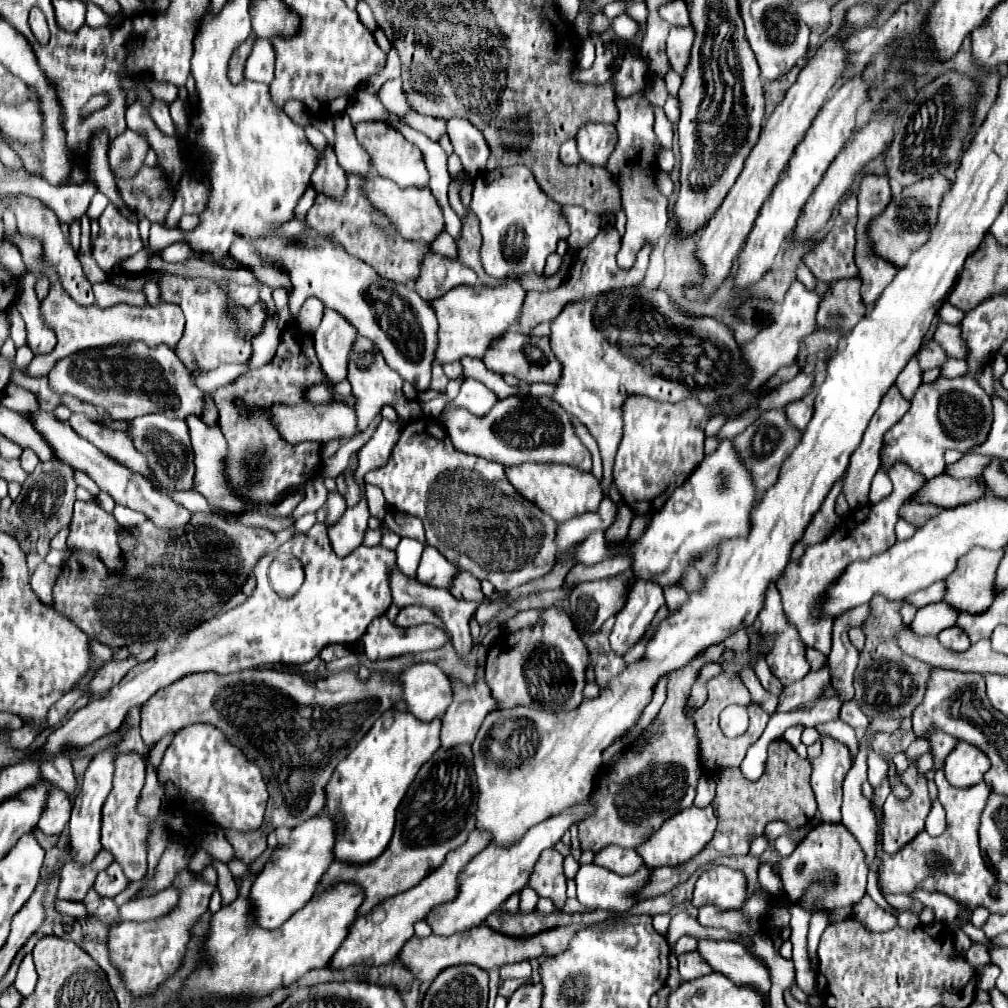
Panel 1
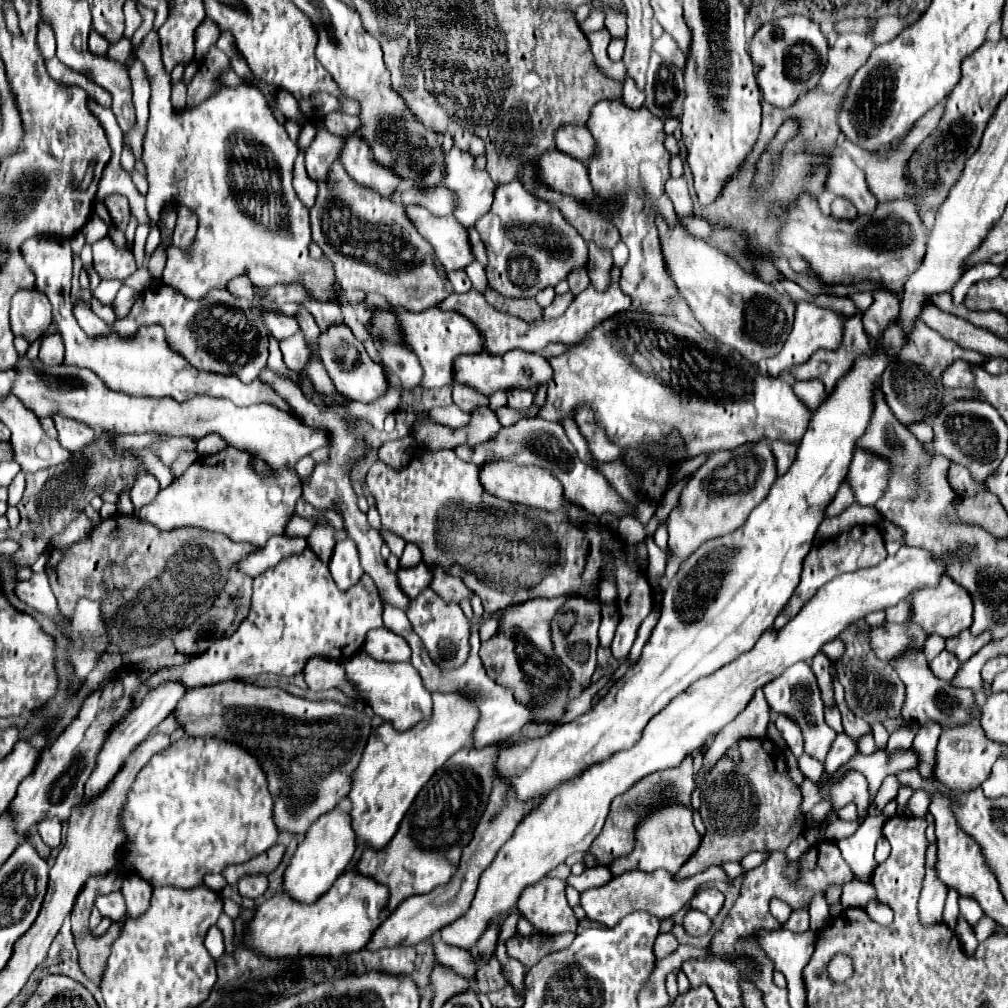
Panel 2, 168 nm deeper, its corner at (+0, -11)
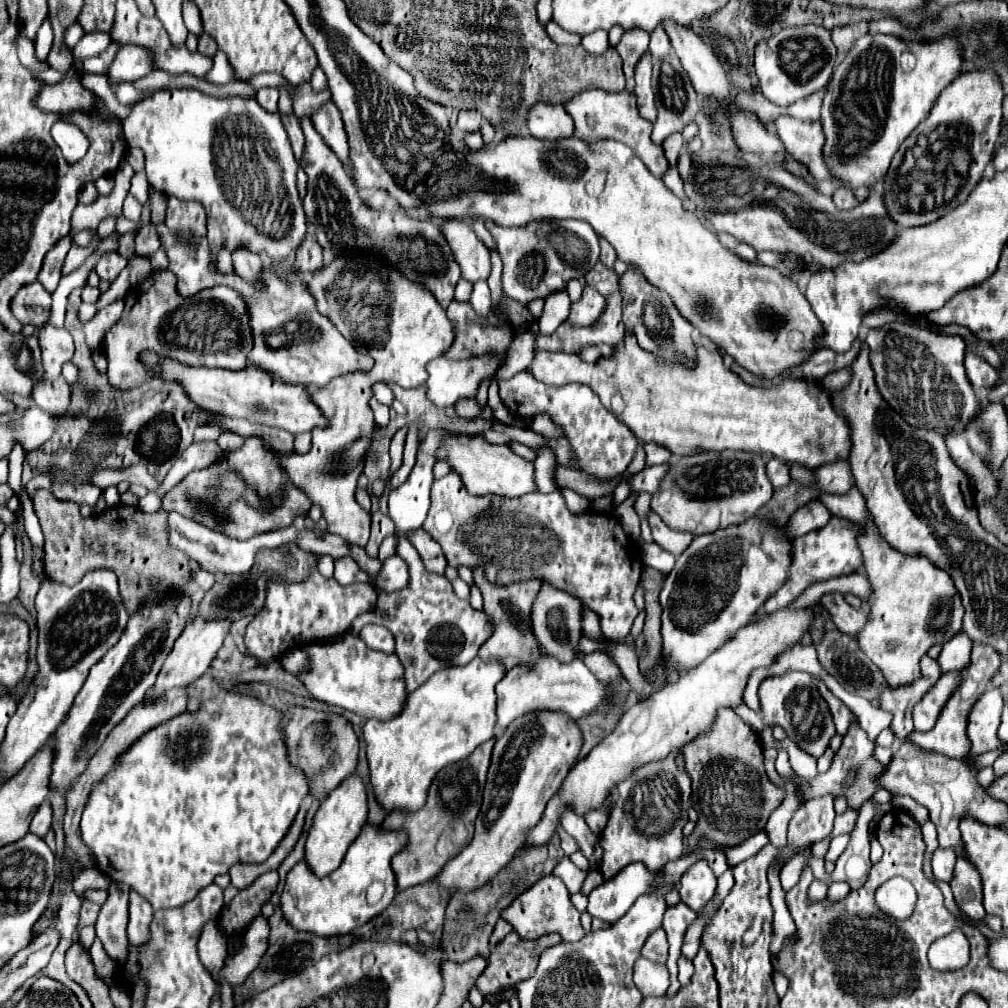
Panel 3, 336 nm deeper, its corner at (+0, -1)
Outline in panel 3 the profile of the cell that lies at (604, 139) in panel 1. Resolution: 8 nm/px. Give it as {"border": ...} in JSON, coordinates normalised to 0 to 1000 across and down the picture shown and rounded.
{"border":[[[530,103],[522,115],[522,125],[528,135],[538,139],[554,139],[569,133],[569,121],[558,107],[558,103]]]}

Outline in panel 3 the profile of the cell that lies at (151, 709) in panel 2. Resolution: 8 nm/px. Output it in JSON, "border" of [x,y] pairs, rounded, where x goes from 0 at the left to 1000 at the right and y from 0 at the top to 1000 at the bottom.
{"border":[[[192,611],[190,617],[187,617],[183,627],[175,635],[171,647],[167,649],[167,653],[157,669],[157,675],[151,681],[153,687],[161,688],[173,681],[187,681],[187,679],[194,677],[208,663],[208,657],[212,655],[214,647],[220,643],[222,633],[228,627],[228,621],[230,621],[230,615],[202,615],[202,611]]]}

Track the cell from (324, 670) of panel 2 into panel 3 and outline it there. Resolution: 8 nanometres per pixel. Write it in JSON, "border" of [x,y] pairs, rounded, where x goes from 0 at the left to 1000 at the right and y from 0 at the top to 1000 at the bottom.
{"border":[[[290,645],[278,653],[278,661],[290,669],[298,667],[304,661],[304,657],[306,657],[306,649],[302,645]]]}

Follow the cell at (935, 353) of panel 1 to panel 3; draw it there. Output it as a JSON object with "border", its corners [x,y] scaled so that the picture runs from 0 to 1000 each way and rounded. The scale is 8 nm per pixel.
{"border":[[[958,351],[956,363],[958,363],[960,375],[968,387],[982,387],[992,381],[992,369],[988,365],[984,365],[976,355],[972,355],[968,351]]]}

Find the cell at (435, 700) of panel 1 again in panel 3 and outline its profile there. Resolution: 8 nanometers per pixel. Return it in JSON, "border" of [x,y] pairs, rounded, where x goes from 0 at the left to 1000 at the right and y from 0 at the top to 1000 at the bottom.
{"border":[[[345,627],[337,635],[323,635],[321,639],[306,639],[306,661],[296,667],[298,677],[304,681],[312,694],[323,696],[327,700],[341,702],[359,712],[387,714],[395,710],[403,696],[403,681],[399,671],[397,655],[387,649],[379,649],[363,643],[363,639]]]}

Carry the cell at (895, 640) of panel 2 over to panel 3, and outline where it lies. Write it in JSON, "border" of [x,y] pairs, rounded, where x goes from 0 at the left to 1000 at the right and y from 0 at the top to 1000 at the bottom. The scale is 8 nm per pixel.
{"border":[[[817,589],[813,593],[813,601],[817,605],[823,607],[825,617],[829,619],[829,623],[833,623],[833,627],[849,631],[851,625],[859,619],[859,609],[855,605],[847,605],[845,601],[841,601],[837,597],[835,589]]]}

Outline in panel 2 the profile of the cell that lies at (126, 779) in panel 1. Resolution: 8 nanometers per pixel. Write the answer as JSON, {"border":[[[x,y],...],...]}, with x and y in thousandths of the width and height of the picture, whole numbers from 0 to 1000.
{"border":[[[129,869],[121,877],[121,887],[123,887],[125,899],[127,899],[127,909],[137,911],[149,899],[151,879],[147,875],[143,875],[141,871],[137,871],[137,869]]]}

